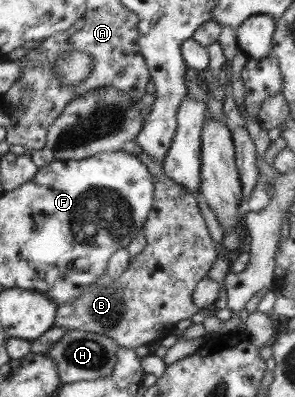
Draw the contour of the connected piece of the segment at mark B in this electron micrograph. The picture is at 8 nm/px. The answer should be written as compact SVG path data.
M161 175L153 179L154 193L150 213L141 229L145 237L145 248L133 259L129 260L126 271L118 279L112 281L105 273L68 304L58 306L53 325L66 330L82 330L88 333L109 337L119 347L134 349L147 346L154 340L162 340L174 334L174 326L182 319L189 319L201 309L192 303L194 286L204 277L217 258L216 246L206 230L204 219L198 212L196 197L188 193L181 185Z

